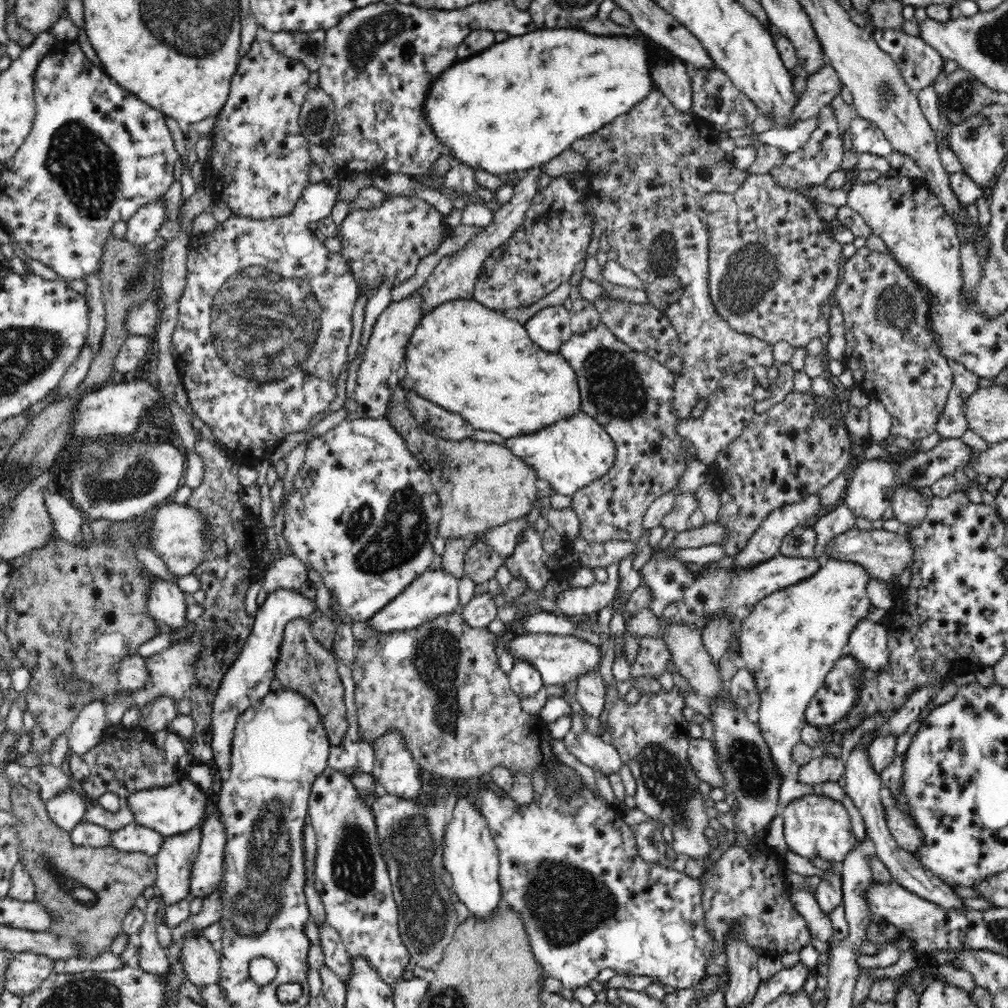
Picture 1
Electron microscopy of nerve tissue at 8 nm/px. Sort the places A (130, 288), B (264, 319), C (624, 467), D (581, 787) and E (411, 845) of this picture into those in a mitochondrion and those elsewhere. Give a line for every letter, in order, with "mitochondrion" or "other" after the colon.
A: mitochondrion
B: mitochondrion
C: other
D: other
E: mitochondrion

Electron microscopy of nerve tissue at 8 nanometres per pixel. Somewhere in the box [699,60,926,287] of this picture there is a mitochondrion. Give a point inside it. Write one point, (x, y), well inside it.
(885, 92)

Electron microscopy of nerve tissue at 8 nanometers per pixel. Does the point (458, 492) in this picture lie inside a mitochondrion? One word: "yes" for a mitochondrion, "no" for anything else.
no

